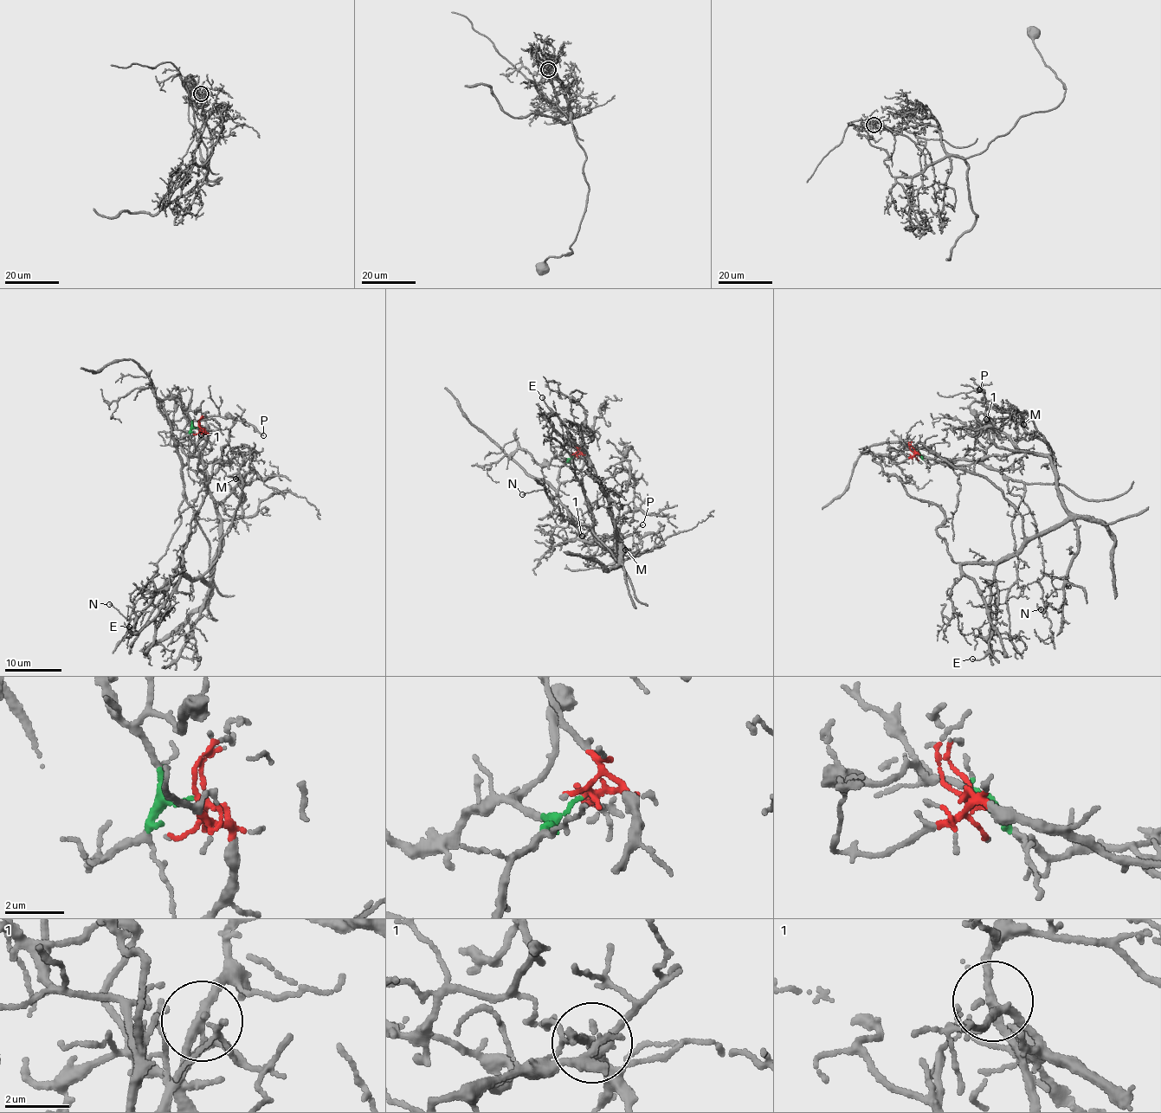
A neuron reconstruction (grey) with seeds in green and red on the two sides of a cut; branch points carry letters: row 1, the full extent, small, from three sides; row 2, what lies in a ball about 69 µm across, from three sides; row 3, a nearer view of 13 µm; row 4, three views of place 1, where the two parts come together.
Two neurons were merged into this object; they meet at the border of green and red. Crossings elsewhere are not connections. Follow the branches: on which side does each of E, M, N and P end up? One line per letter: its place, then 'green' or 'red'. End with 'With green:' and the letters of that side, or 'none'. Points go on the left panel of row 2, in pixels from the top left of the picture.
E: place (129, 627); red
M: place (235, 479); red
N: place (109, 604); green
P: place (263, 435); green
With green: N, P

